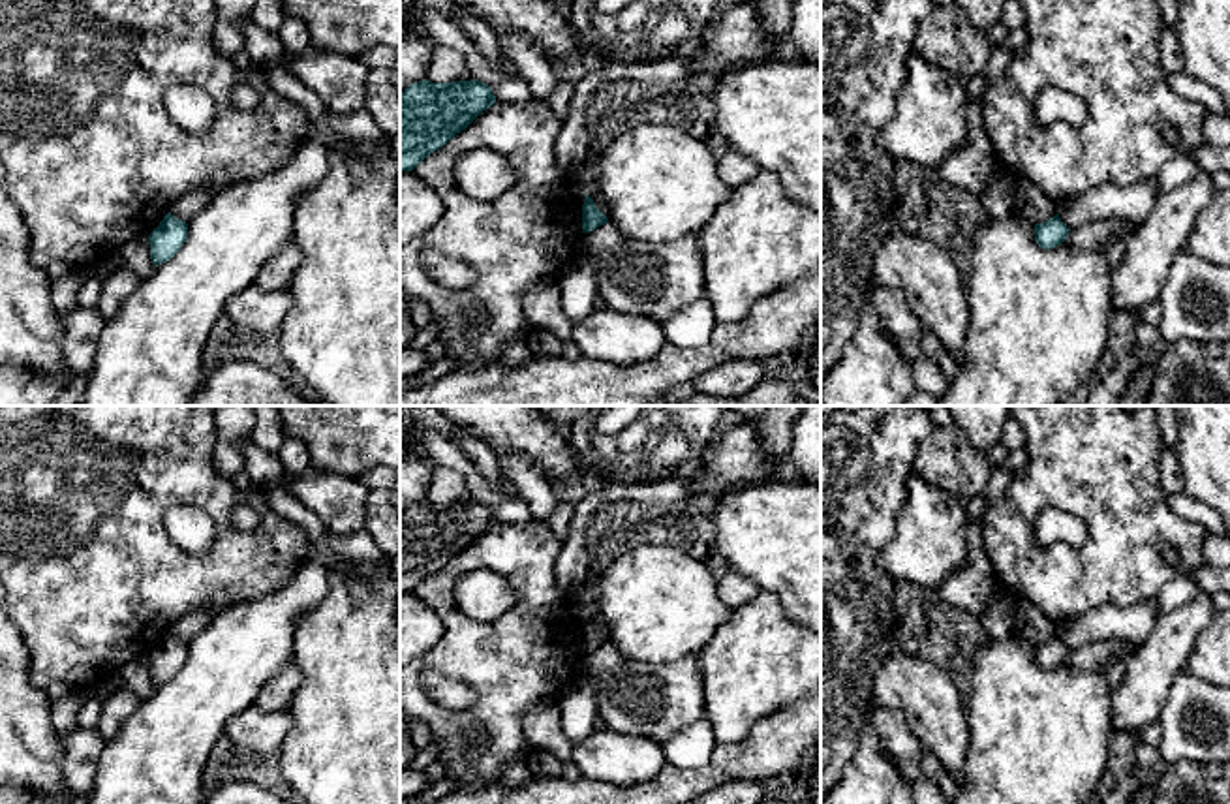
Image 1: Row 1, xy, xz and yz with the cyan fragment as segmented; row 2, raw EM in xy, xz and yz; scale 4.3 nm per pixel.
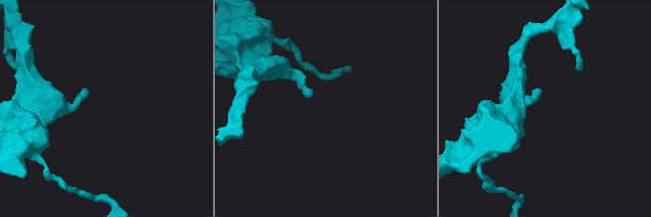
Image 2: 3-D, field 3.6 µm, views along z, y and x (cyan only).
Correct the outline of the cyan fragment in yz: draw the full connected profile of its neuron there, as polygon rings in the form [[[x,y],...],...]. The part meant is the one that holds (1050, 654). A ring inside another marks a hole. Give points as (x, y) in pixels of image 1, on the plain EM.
[[[1055,635],[1042,644],[1035,644],[1035,661],[1040,669],[1052,671],[1067,661],[1069,652],[1059,635]]]

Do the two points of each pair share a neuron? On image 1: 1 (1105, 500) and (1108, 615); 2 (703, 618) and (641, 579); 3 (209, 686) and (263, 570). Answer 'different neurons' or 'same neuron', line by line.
1: different neurons
2: same neuron
3: different neurons

